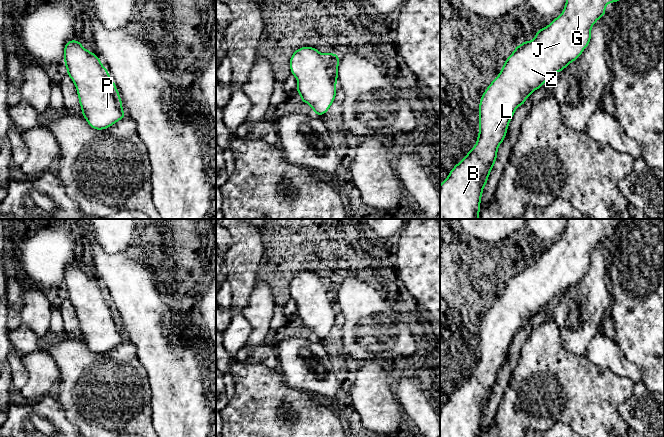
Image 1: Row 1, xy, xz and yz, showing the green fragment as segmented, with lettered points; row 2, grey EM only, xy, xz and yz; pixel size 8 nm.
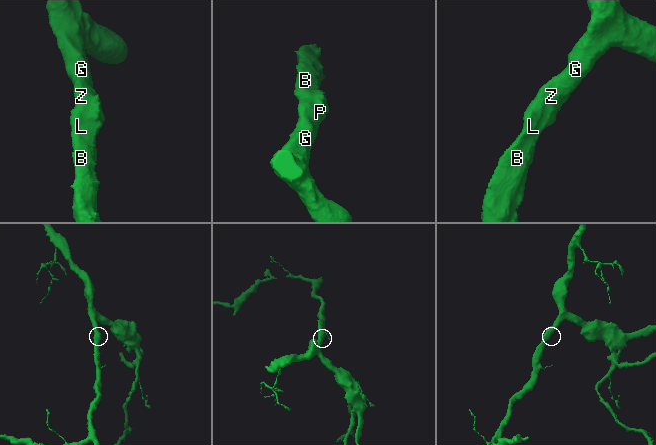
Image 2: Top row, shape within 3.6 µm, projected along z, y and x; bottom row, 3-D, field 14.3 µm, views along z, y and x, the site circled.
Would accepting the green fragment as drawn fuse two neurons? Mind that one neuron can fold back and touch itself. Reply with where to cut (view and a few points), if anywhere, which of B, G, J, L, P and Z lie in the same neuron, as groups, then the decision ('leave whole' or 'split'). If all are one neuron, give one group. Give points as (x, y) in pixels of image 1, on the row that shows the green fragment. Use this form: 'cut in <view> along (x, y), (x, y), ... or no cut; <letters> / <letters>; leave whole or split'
no cut; B G J L P Z; leave whole

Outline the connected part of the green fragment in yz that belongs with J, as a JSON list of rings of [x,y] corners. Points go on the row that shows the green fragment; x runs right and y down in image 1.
[[[566,0],[563,12],[548,26],[539,29],[532,41],[524,41],[516,46],[514,52],[506,59],[499,75],[483,93],[479,104],[479,134],[477,143],[463,160],[454,166],[448,177],[440,185],[440,219],[479,219],[480,202],[483,188],[495,164],[499,145],[503,142],[508,125],[518,106],[524,105],[531,93],[542,87],[543,83],[555,72],[561,72],[575,61],[589,45],[591,28],[596,21],[606,15],[605,7],[620,0]]]

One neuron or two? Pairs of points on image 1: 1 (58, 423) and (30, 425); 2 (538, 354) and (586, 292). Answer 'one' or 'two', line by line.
1: one
2: two

